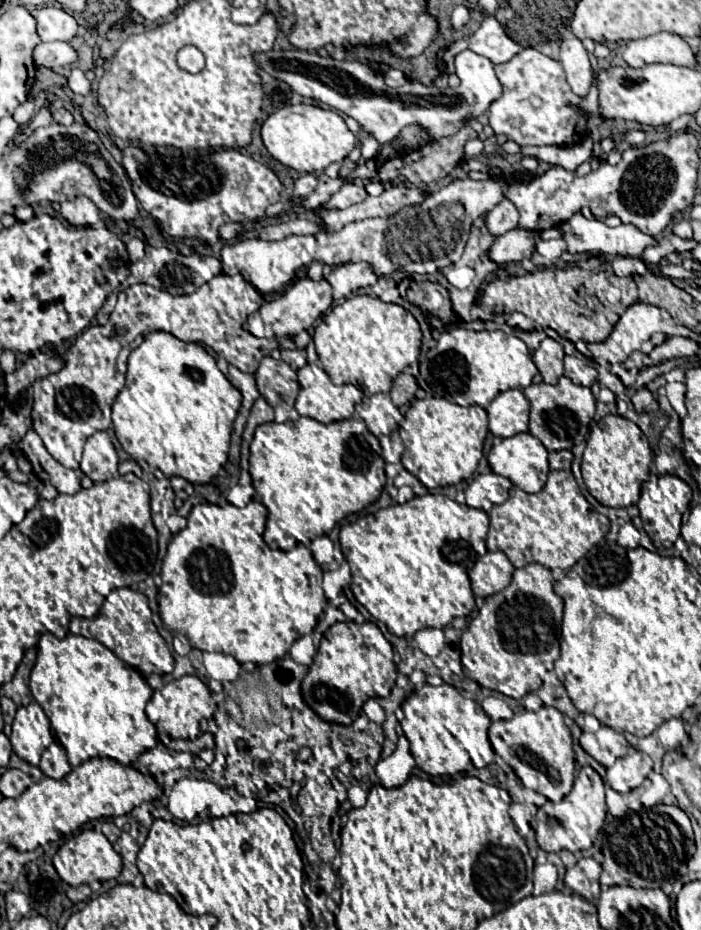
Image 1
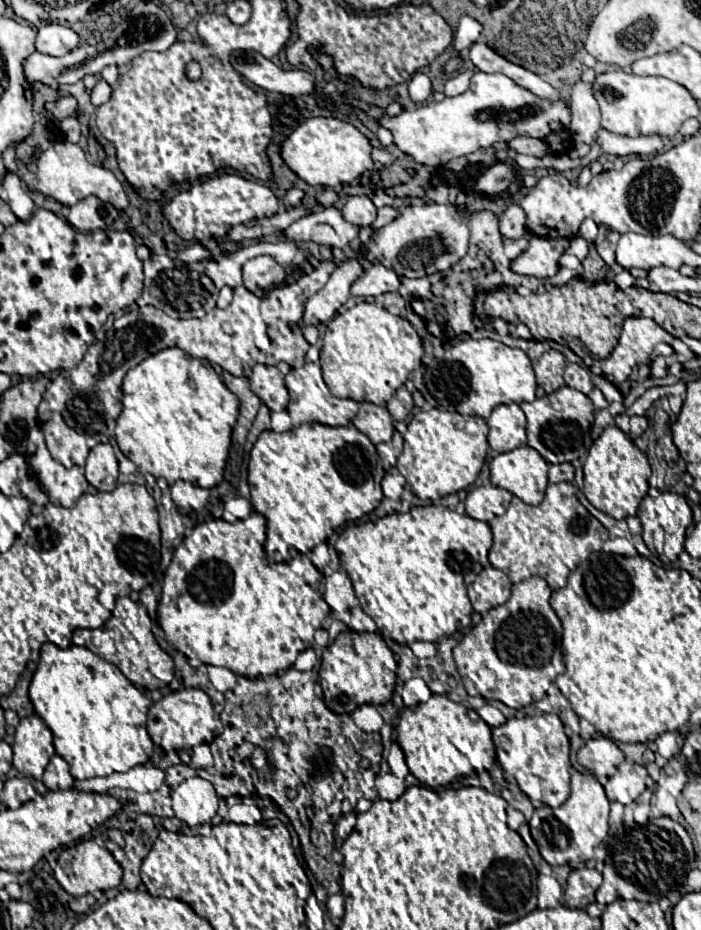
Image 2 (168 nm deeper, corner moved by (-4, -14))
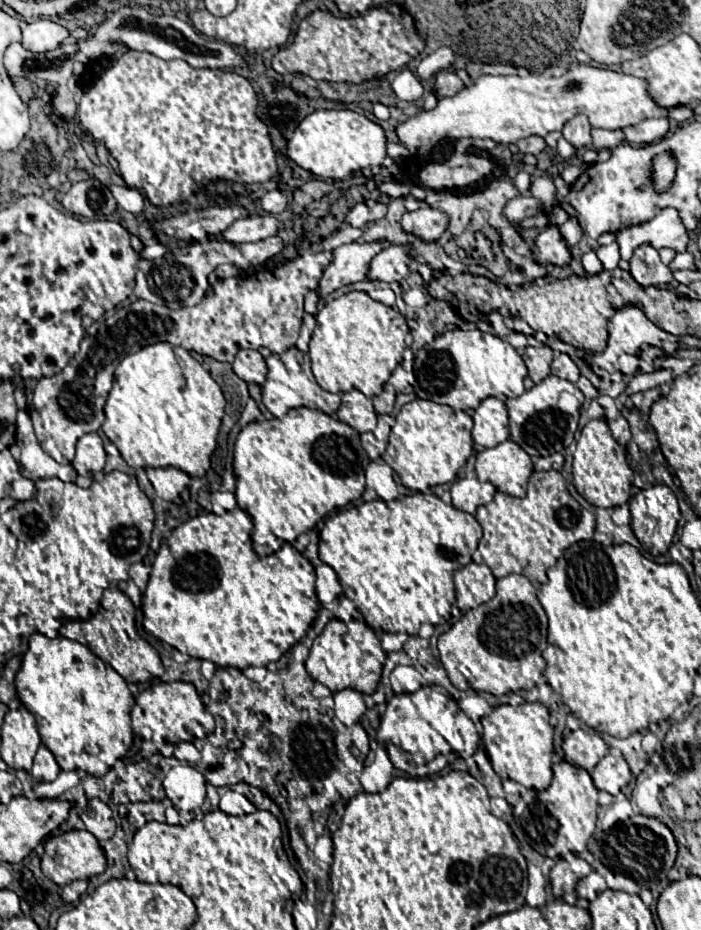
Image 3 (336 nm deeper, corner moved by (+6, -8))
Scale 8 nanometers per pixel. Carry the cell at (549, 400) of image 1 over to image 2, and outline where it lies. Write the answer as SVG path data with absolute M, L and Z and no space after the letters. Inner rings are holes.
M563 386L553 394L545 394L535 402L523 402L521 410L527 416L527 444L535 448L549 464L573 462L577 458L585 458L591 446L591 424L593 424L593 402L573 390Z

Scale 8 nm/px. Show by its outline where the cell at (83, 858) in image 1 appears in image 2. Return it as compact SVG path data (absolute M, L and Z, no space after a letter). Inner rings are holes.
M83 840L83 842L77 842L73 848L65 848L61 852L57 860L55 876L65 892L69 892L71 896L83 896L83 894L93 894L95 890L105 892L105 890L117 888L121 884L123 872L121 872L121 866L115 862L113 854L105 846L99 846L99 842L95 840Z

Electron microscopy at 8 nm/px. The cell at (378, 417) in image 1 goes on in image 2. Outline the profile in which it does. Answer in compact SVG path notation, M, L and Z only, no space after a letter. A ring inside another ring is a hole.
M361 402L361 408L353 418L353 426L361 430L373 444L391 442L391 436L395 432L389 410L383 406L375 406L371 402Z

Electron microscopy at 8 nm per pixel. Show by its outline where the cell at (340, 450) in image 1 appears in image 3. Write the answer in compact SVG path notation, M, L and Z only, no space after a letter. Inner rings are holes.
M293 408L283 418L249 422L235 440L233 472L237 480L237 504L253 521L251 538L255 552L261 557L276 553L285 542L292 544L299 534L311 530L331 510L343 508L347 502L361 498L365 490L363 460L367 466L369 456L367 452L363 454L359 432L325 412L311 408Z

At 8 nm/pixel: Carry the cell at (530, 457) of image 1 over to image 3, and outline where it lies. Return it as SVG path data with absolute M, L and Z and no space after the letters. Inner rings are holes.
M505 440L495 448L477 454L475 470L479 480L489 480L497 490L509 496L525 496L533 464L529 454L513 440Z

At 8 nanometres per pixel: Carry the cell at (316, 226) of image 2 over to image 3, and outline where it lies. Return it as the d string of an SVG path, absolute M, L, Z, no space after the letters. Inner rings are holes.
M247 216L241 220L235 220L227 230L221 232L223 240L241 244L241 242L257 242L267 236L277 234L281 230L281 222L273 216Z

